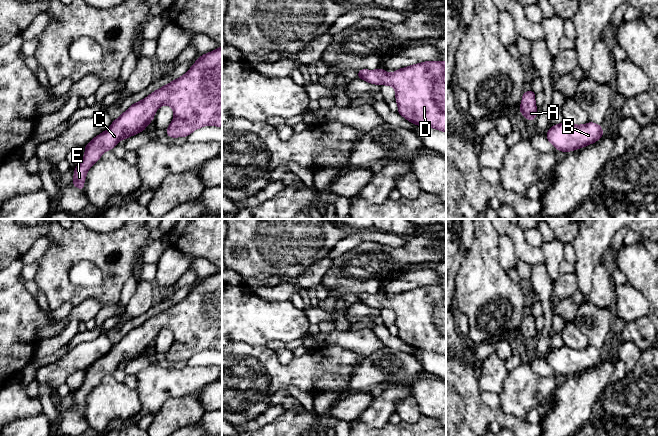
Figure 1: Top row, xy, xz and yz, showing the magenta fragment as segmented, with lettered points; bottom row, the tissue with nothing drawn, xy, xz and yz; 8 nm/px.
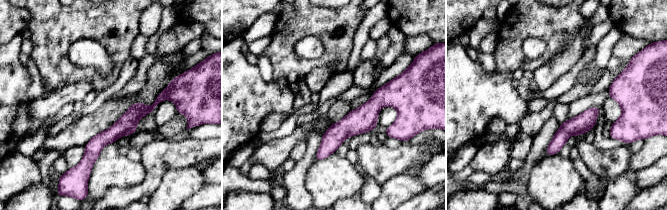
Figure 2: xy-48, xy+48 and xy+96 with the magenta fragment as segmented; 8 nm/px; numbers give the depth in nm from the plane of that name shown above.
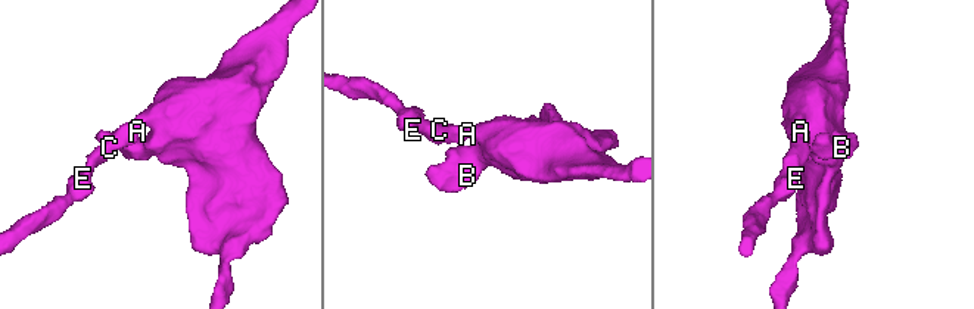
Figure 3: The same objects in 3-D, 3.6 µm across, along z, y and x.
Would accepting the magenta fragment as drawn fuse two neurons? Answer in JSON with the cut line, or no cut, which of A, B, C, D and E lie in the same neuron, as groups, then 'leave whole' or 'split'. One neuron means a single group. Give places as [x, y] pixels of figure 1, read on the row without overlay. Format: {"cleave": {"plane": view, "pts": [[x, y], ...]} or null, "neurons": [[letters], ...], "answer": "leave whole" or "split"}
{"cleave": null, "neurons": [["A", "B", "C", "D", "E"]], "answer": "leave whole"}

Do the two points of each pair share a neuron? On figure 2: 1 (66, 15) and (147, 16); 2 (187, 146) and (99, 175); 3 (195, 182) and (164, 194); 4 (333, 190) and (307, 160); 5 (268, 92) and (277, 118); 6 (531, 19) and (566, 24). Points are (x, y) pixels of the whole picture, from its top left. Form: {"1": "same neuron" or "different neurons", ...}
{"1": "different neurons", "2": "different neurons", "3": "same neuron", "4": "different neurons", "5": "different neurons", "6": "same neuron"}

